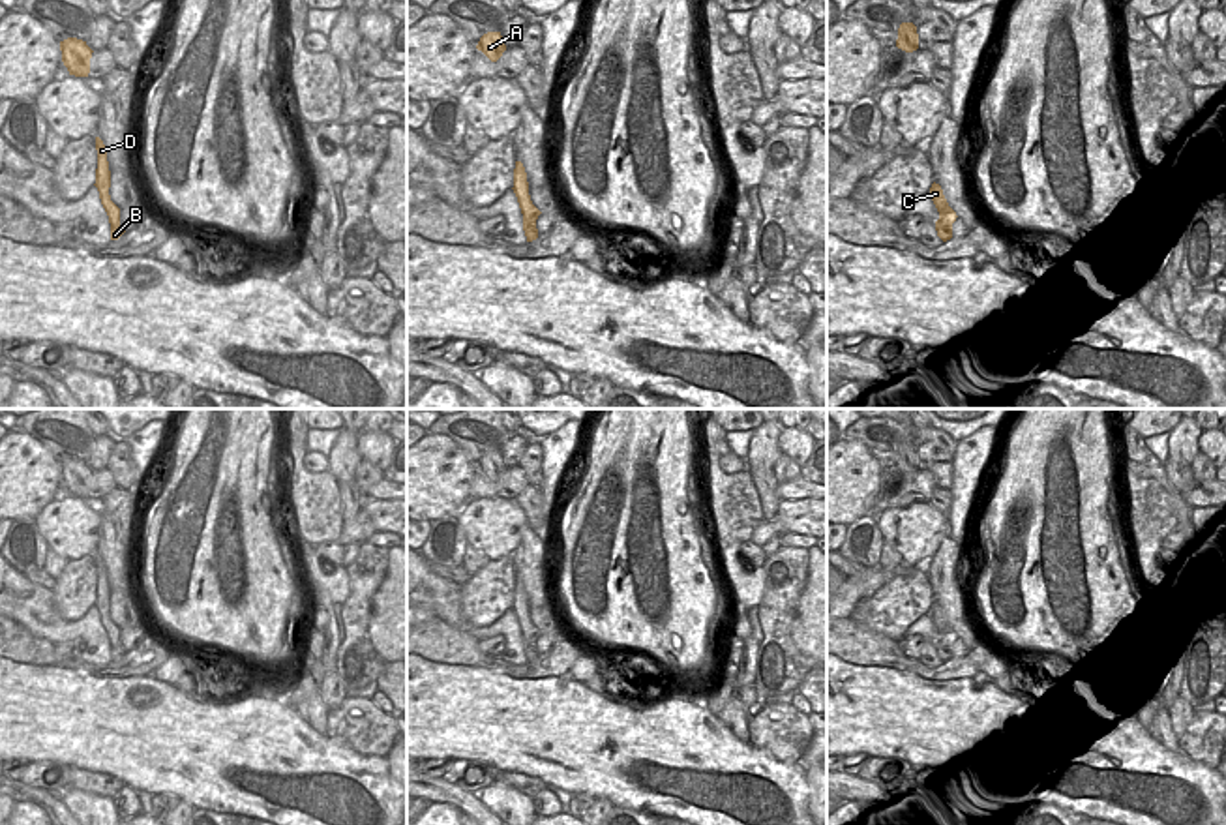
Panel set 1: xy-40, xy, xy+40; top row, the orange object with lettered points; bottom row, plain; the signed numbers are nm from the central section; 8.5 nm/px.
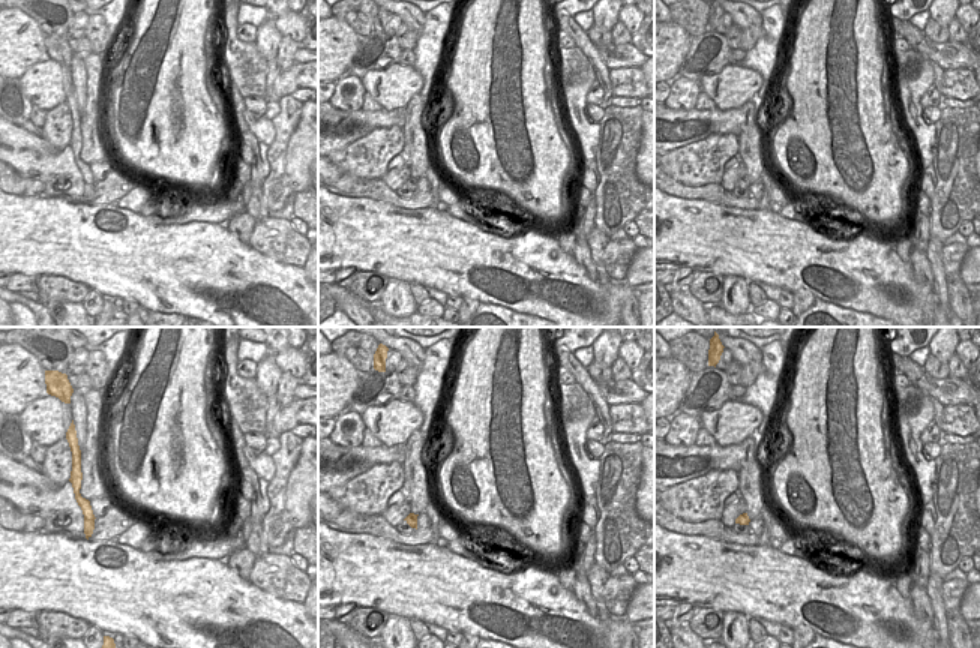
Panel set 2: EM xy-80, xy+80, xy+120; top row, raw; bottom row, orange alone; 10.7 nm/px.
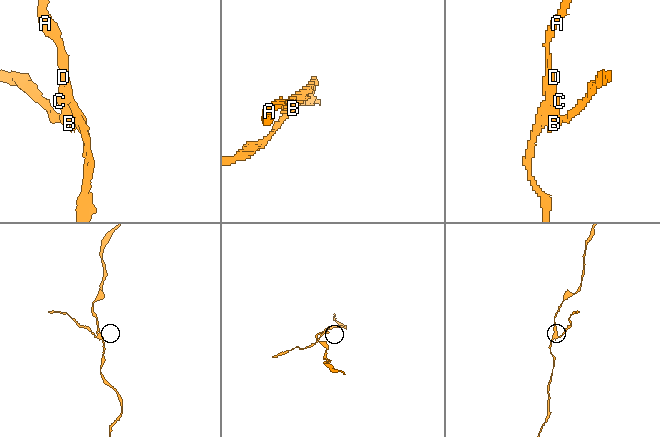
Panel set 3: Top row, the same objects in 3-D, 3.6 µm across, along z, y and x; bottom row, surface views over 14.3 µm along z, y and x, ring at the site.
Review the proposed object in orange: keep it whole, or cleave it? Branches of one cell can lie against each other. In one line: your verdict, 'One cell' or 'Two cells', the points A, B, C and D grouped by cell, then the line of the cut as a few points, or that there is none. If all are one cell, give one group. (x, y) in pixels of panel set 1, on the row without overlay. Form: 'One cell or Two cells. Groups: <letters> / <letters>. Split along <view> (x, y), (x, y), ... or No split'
Two cells. Groups: A C D / B. Split along xy+40 (953, 630), (940, 634)

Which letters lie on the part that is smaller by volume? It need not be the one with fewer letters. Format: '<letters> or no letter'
B

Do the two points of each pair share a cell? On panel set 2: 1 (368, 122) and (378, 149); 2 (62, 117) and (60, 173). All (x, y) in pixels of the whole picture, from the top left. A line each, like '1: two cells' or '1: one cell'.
1: two cells
2: two cells

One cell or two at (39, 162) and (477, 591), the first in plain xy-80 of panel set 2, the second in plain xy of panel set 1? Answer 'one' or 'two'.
two

